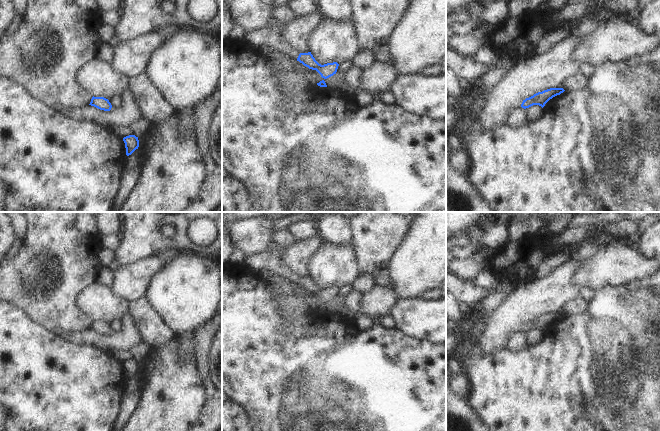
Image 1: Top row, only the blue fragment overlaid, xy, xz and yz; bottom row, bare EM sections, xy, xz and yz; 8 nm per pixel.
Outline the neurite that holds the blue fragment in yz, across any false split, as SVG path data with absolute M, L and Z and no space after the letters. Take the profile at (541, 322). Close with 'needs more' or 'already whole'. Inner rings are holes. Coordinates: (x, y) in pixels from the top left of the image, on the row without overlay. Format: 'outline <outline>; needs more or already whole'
outline M550 312L542 316L538 316L533 320L523 324L521 331L526 333L533 329L539 329L543 332L550 323L557 319L560 319L564 315L565 314L563 312Z; already whole

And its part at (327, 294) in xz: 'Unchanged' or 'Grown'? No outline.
Grown

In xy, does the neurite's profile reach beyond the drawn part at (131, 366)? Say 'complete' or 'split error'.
complete

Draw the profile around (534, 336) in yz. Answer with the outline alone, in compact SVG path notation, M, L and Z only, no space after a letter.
M533 329L525 333L527 346L534 346L543 339L543 332L539 329Z

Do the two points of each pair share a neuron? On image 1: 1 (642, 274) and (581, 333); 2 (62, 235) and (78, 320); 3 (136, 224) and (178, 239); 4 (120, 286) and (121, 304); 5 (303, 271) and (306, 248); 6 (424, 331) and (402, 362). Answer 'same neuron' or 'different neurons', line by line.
1: different neurons
2: same neuron
3: same neuron
4: different neurons
5: same neuron
6: different neurons

